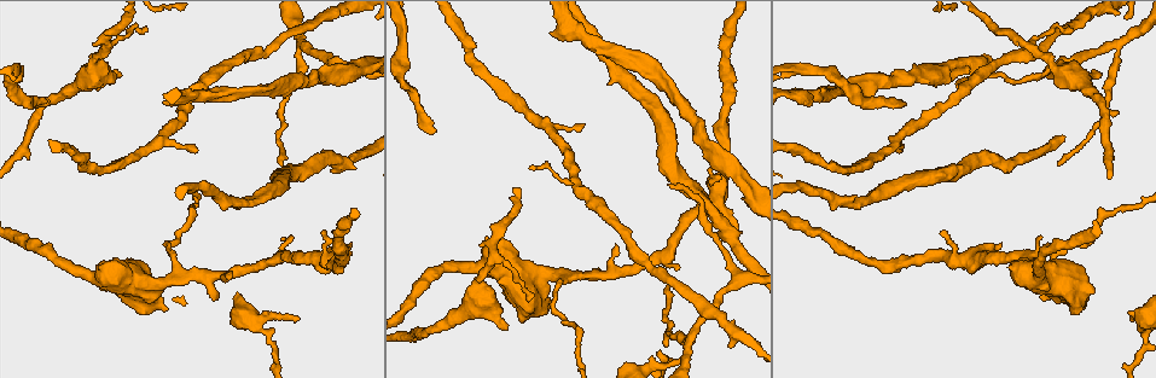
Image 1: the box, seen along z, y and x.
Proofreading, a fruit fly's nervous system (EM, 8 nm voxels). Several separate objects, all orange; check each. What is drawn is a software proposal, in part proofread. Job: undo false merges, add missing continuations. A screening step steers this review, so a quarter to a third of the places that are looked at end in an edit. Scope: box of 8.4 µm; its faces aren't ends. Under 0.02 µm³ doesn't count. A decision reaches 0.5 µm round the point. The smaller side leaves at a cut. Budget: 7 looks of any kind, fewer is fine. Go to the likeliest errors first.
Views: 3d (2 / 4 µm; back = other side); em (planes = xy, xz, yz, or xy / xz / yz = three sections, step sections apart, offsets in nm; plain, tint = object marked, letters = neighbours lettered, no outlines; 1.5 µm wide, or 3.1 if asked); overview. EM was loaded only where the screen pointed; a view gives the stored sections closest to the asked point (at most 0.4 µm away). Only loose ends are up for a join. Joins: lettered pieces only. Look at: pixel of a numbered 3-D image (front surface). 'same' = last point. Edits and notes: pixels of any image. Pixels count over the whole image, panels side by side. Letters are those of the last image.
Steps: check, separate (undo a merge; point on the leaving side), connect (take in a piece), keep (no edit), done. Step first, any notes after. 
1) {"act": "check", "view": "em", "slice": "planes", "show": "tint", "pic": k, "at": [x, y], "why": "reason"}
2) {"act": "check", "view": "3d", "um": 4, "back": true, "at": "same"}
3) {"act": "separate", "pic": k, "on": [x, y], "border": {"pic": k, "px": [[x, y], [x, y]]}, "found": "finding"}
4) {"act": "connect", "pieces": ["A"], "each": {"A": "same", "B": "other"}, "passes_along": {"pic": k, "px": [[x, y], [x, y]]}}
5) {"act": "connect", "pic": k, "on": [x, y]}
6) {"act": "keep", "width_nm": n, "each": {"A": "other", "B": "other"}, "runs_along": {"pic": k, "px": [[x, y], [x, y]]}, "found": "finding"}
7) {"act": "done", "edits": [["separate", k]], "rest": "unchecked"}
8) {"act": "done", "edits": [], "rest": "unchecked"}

{"act": "check", "view": "em", "slice": "planes", "show": "letters", "pic": 1, "at": [803, 103], "why": "branch stops here"}

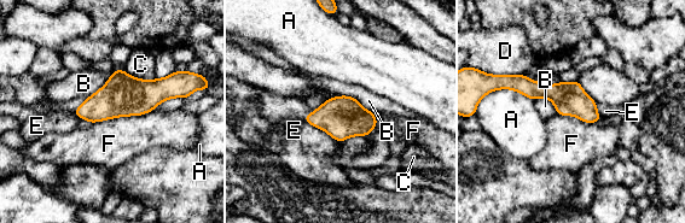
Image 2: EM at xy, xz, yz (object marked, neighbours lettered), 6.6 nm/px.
{"act": "keep", "each": {"A": "other", "B": "other", "C": "other", "D": "other", "E": "other", "F": "other"}, "runs_along": {"pic": 2, "px": [[506, 86], [566, 95], [596, 118]]}, "found": "none of them fits"}

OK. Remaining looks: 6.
{"act": "check", "view": "3d", "um": 4, "back": true, "pic": 1, "at": [47, 105]}

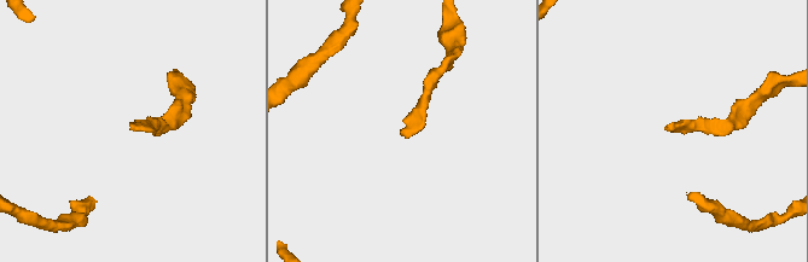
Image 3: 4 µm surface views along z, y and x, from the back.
{"act": "check", "view": "em", "slice": "planes", "show": "letters", "pic": 3, "at": [135, 129], "why": "shape alone is not enough"}

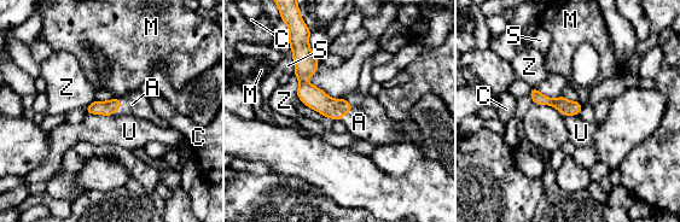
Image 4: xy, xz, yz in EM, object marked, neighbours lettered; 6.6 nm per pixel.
{"act": "connect", "pieces": ["A"], "longest_contact_nm": ["Z", 200], "each": {"A": "same", "C": "other", "M": "other", "S": "other", "U": "other", "Z": "other"}, "passes_along": {"pic": 4, "px": [[98, 107], [120, 107], [132, 104]]}, "found": "it goes on there"}

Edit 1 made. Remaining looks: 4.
{"act": "check", "view": "em", "slice": "yz", "step": 8, "show": "plain", "pic": 1, "at": [581, 126], "why": "thin end"}

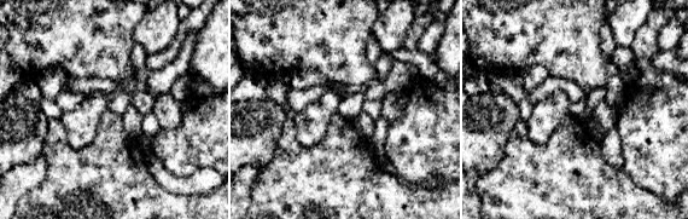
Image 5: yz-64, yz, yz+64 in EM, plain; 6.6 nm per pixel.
{"act": "check", "view": "em", "slice": "yz", "step": 8, "show": "tint", "at": "same", "why": "where the object lies"}

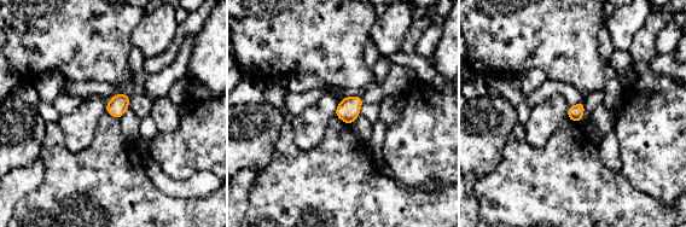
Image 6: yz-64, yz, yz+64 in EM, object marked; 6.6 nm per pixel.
{"act": "check", "view": "em", "slice": "yz", "step": 8, "show": "letters", "at": "same", "why": "what lies round it"}

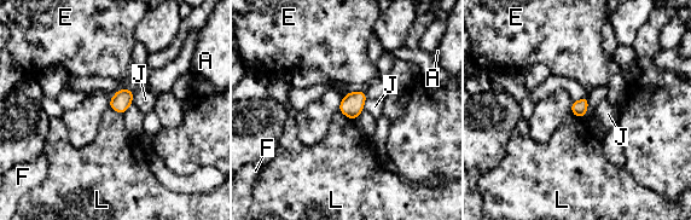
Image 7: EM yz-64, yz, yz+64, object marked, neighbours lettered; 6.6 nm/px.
{"act": "keep", "each": {"A": "other", "E": "other", "F": "other", "J": "other", "L": "other"}, "border": {"pic": 7, "px": [[338, 110], [353, 120]]}, "found": "no lettered piece goes on from it"}

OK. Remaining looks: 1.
{"act": "done", "edits": [["connect", 4]], "rest": "unchecked"}

